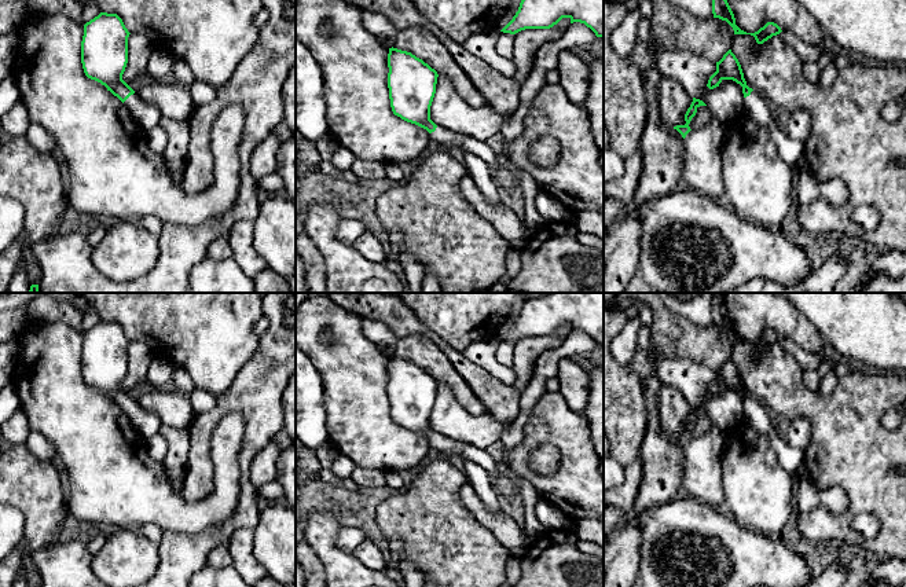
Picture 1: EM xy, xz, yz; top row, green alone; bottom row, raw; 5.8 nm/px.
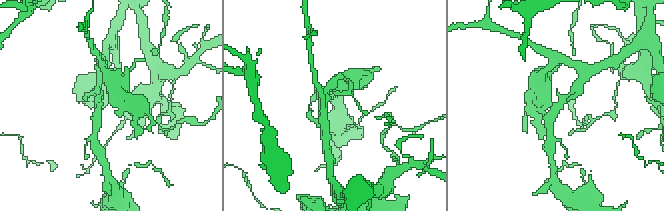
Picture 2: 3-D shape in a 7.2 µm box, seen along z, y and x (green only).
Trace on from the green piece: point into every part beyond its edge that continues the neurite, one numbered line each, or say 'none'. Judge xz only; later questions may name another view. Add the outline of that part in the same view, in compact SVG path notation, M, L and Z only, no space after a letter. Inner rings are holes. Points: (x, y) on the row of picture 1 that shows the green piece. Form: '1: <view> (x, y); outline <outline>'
1: xz (442, 138); outline M443 126L436 128L434 132L429 133L432 146L448 150L450 147L459 147L463 151L473 153L474 155L484 159L491 169L500 166L492 148L481 140L476 140L467 135L451 132Z

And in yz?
1: yz (760, 112); outline M752 91L749 96L744 98L744 104L749 114L749 121L769 131L781 158L791 166L797 165L799 158L804 154L806 143L791 139L777 125L774 107L770 102L760 92Z

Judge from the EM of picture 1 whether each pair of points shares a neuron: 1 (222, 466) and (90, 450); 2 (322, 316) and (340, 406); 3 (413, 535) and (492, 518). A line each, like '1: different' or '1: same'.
1: same
2: same
3: different

